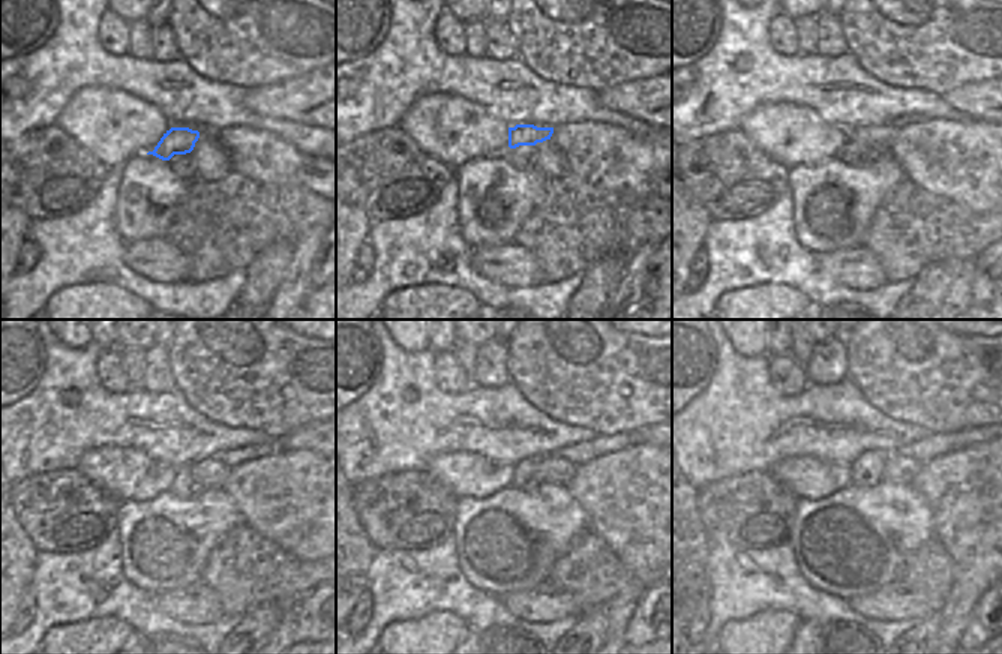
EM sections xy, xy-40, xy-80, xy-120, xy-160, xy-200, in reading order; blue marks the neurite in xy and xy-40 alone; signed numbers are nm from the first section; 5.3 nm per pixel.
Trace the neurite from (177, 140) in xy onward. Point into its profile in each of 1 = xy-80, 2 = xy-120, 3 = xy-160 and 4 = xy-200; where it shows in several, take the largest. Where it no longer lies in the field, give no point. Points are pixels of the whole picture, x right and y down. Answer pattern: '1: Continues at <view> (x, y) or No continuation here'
1: Continues at xy-80 (875, 135)
2: Continues at xy-120 (212, 473)
3: Continues at xy-160 (551, 470)
4: Continues at xy-200 (900, 470)

